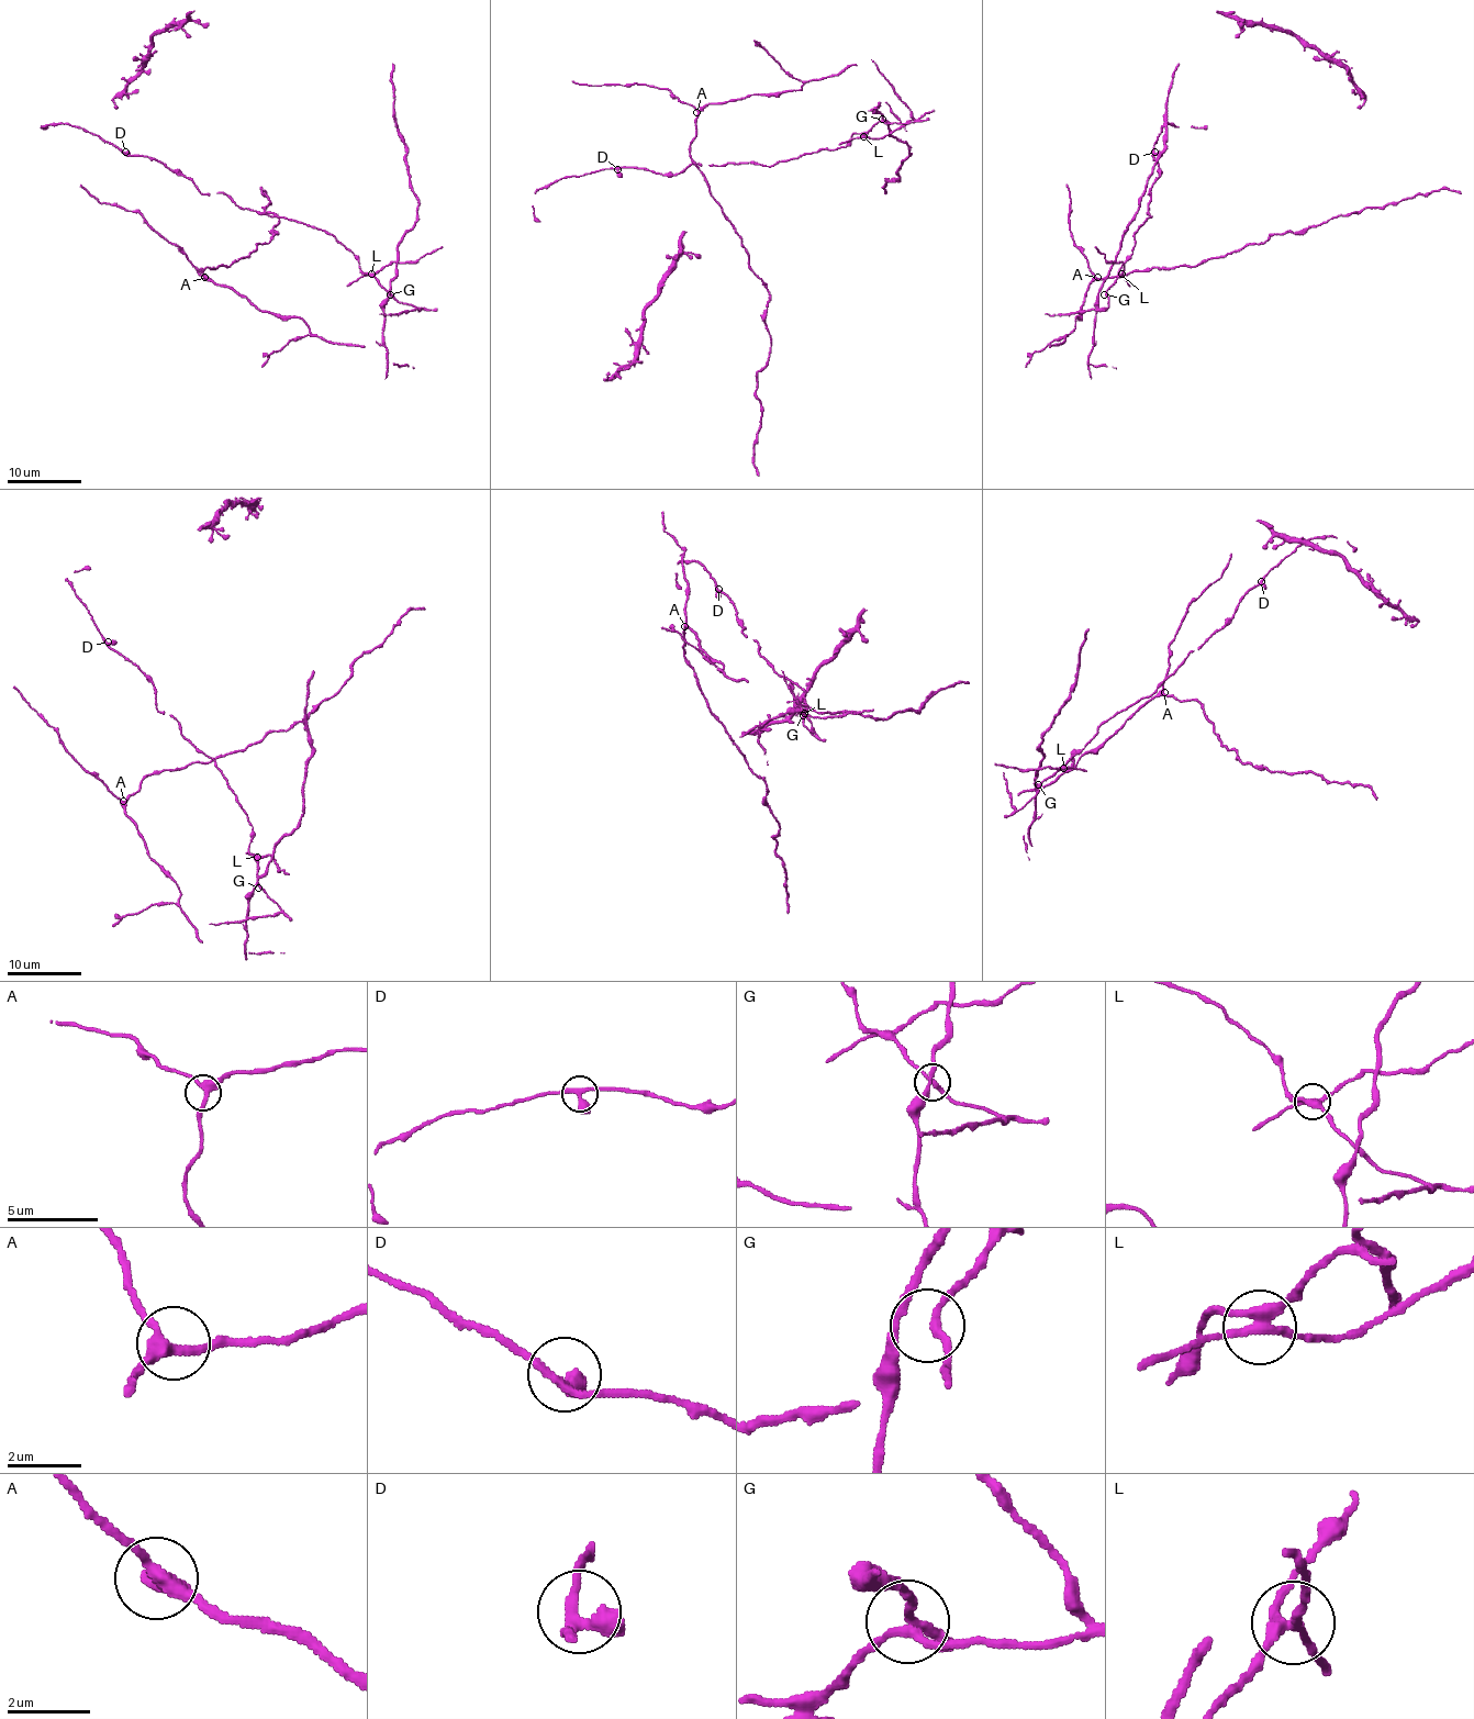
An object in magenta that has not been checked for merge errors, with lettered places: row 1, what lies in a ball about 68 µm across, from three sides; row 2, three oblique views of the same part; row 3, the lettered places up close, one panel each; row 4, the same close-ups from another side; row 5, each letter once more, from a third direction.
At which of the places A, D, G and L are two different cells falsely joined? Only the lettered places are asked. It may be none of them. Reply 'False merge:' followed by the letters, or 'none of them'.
False merge: L

